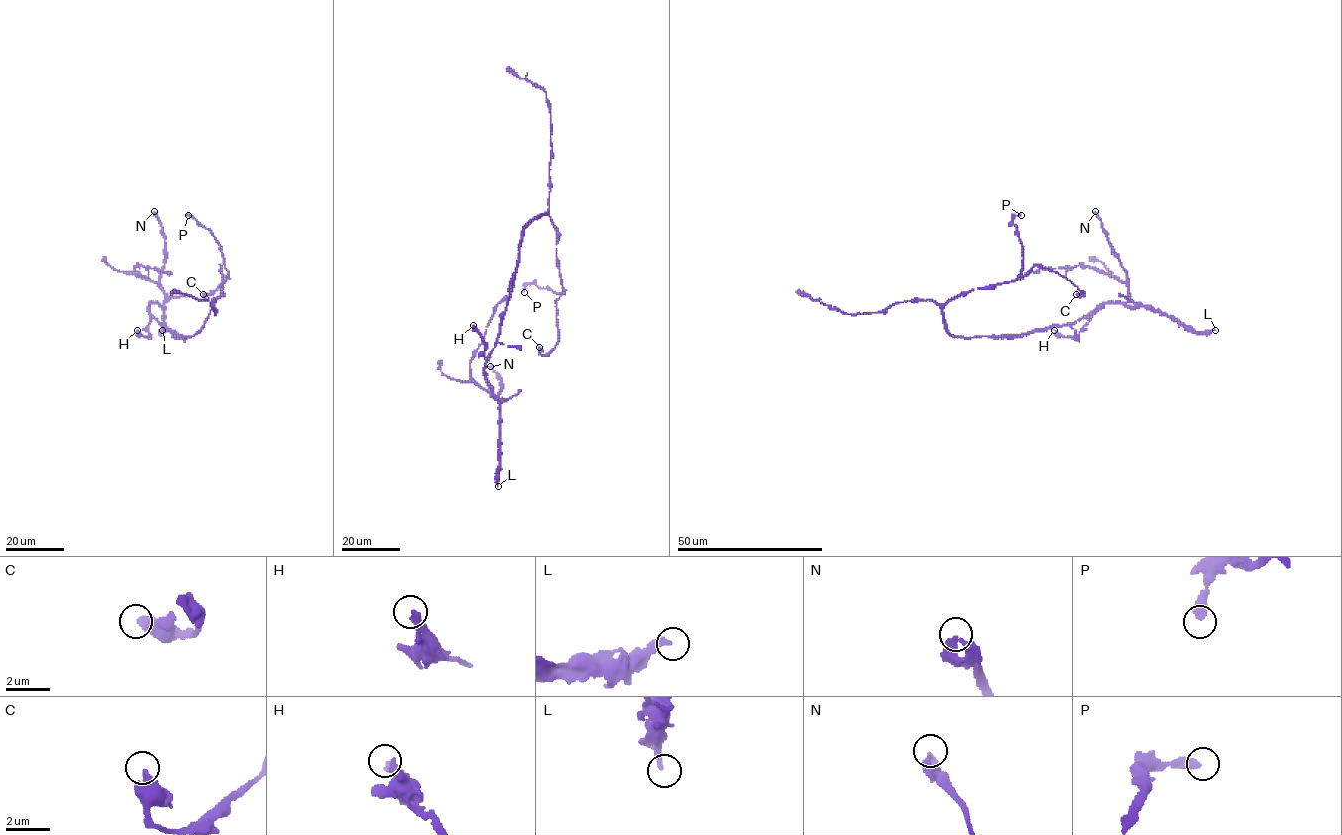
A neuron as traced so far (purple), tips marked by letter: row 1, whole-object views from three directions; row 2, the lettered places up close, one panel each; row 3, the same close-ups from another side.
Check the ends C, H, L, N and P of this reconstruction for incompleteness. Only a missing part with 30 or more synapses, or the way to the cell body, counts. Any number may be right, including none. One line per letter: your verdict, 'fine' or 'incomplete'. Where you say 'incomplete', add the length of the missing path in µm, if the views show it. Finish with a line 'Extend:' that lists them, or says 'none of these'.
C: fine
H: fine
L: fine
N: fine
P: fine
Extend: none of these

